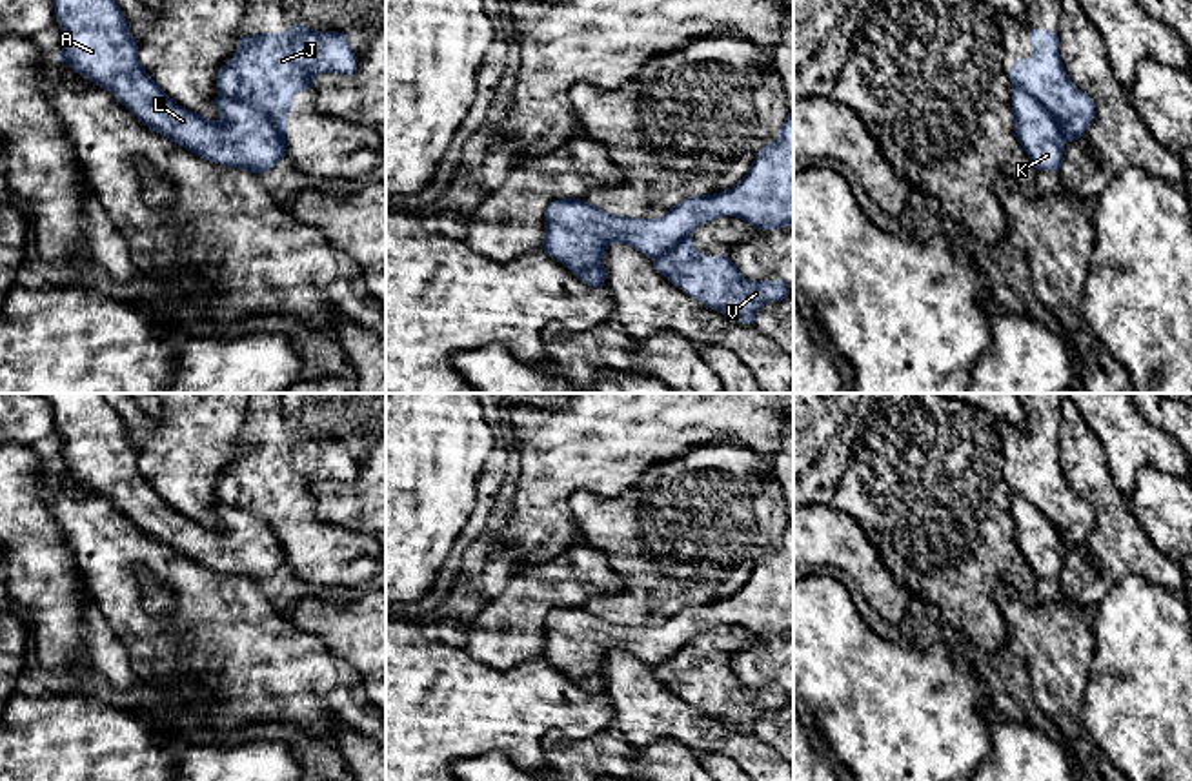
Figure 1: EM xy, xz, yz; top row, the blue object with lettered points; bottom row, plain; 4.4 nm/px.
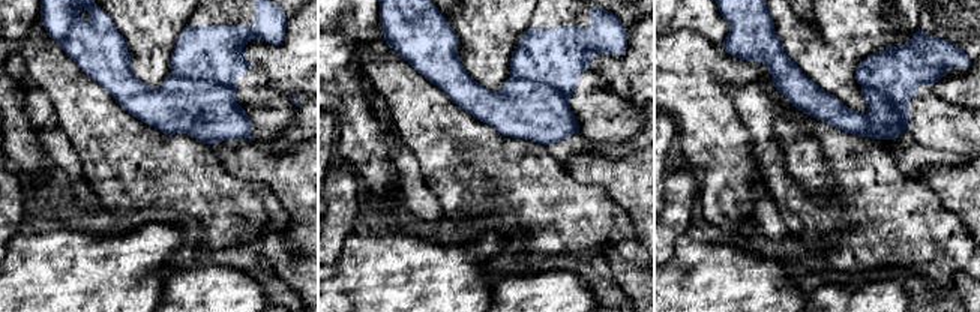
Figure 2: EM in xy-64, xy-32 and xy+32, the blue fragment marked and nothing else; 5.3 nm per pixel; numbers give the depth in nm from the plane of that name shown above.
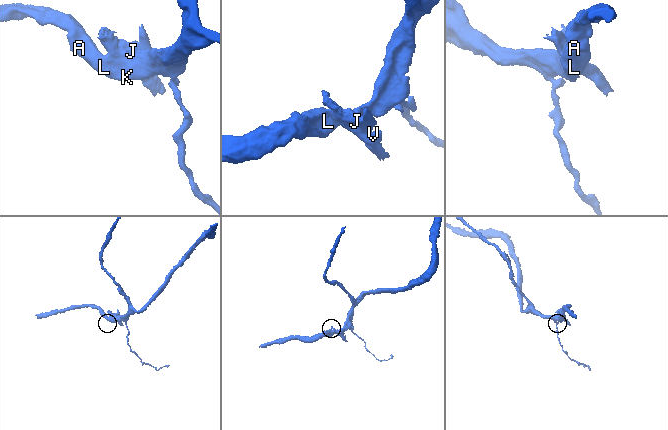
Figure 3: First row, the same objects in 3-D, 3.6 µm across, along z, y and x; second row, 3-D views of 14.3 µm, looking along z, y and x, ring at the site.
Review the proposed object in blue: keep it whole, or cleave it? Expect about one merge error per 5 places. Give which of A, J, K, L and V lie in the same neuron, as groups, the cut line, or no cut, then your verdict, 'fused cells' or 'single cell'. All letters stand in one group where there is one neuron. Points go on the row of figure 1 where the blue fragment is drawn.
A K L / J V; cut in xy along (219, 93), (255, 104), (273, 122), (284, 142); fused cells

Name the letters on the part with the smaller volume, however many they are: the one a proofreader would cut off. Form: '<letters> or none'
J, V

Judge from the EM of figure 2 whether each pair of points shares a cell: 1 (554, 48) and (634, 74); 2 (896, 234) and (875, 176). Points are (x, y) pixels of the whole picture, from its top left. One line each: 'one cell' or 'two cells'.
1: two cells
2: one cell

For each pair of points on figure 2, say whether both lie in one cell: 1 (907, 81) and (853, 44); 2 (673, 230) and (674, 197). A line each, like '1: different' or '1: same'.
1: different
2: same

